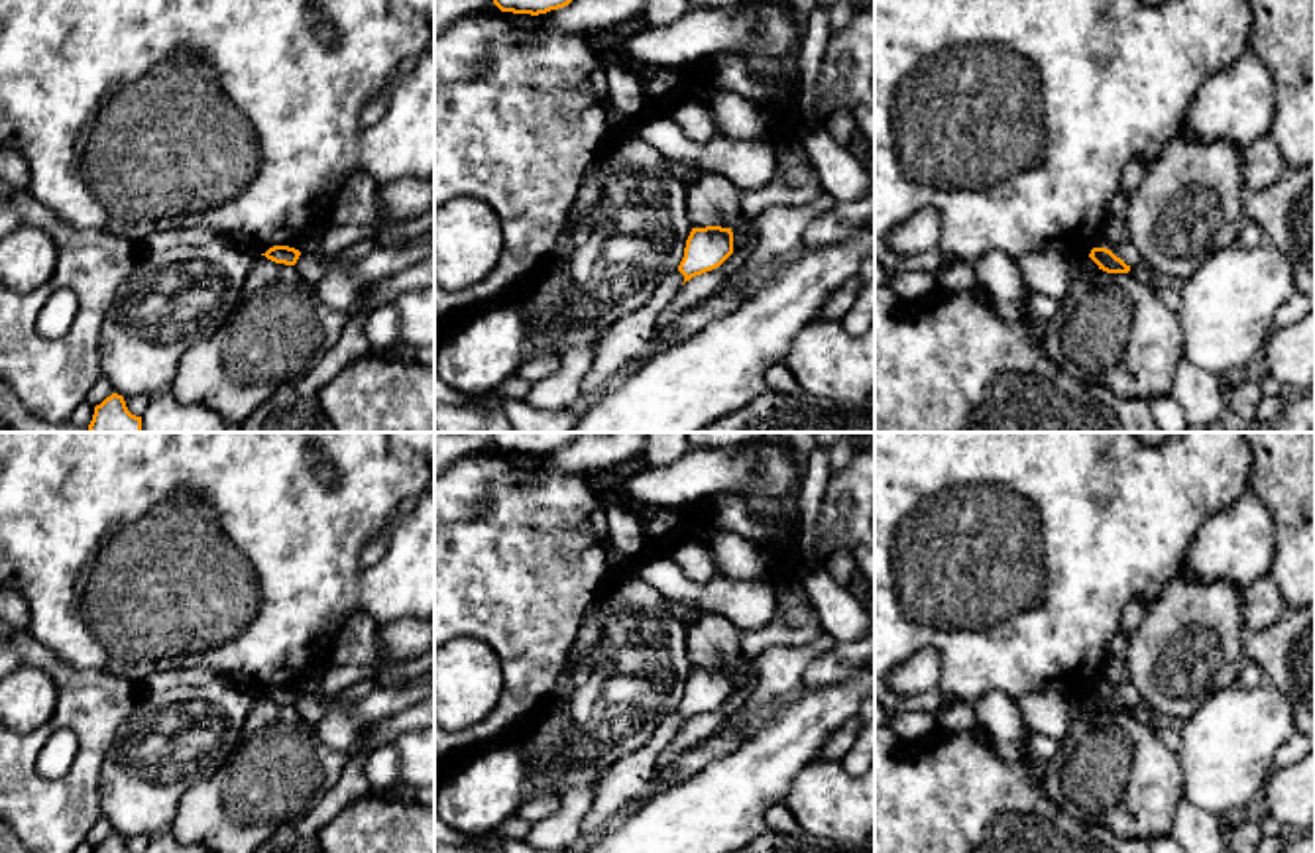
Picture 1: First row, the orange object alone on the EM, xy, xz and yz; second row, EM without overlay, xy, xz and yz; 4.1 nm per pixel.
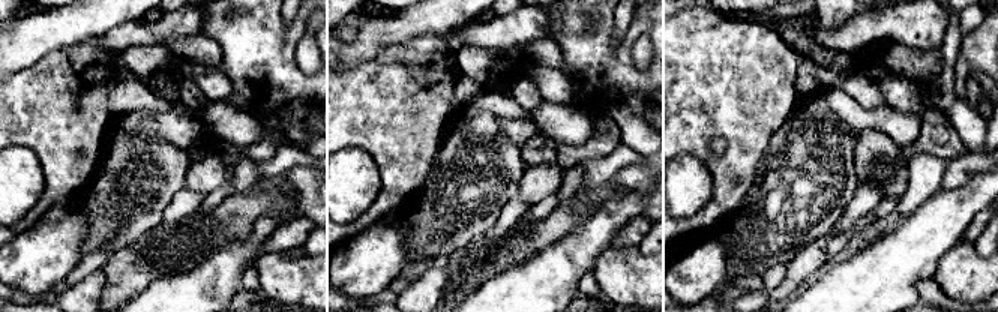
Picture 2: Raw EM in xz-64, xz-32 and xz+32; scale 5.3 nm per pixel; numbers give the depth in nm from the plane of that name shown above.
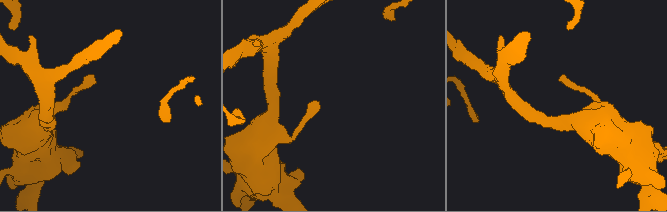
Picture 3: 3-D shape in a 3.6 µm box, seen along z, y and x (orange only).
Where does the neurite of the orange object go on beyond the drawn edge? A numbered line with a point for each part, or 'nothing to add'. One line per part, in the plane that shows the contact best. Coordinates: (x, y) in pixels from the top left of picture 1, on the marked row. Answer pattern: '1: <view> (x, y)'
nothing to add

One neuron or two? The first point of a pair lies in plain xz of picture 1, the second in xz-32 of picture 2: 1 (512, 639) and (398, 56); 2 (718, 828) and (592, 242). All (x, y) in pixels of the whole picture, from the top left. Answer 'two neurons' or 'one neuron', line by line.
1: one neuron
2: one neuron

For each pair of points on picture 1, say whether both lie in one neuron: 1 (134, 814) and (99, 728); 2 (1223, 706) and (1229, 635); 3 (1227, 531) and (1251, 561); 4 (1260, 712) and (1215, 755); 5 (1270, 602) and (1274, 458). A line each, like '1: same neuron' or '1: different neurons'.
1: different neurons
2: different neurons
3: same neuron
4: same neuron
5: different neurons

